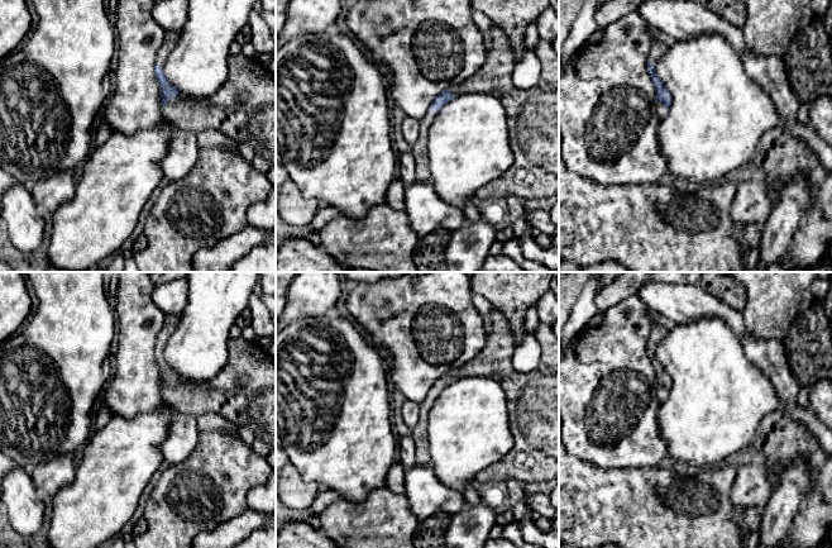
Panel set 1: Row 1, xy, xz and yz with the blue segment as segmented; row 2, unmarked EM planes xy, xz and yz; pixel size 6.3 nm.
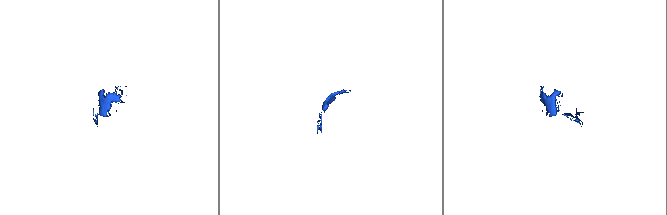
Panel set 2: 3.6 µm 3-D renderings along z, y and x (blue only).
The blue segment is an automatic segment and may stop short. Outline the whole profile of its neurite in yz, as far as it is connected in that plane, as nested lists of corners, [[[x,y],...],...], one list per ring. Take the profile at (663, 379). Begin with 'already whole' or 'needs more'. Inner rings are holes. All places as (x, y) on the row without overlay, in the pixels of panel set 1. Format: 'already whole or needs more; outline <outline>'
needs more; outline [[[658,323],[652,324],[649,343],[647,343],[647,354],[651,359],[656,373],[656,395],[660,402],[668,399],[669,391],[671,389],[671,378],[664,370],[661,362],[656,357],[656,347],[666,337],[671,327],[661,325]]]

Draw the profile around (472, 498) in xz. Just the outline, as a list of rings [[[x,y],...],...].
[[[472,485],[467,489],[463,496],[468,506],[482,504],[479,494],[475,491],[475,489]]]

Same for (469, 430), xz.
[[[462,377],[445,387],[429,411],[430,464],[446,486],[464,494],[477,475],[503,458],[513,447],[507,395],[493,377]]]

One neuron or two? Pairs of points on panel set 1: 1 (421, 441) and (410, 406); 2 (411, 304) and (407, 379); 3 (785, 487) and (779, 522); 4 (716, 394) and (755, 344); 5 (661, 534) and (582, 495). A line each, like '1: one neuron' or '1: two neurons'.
1: two neurons
2: one neuron
3: one neuron
4: two neurons
5: one neuron

